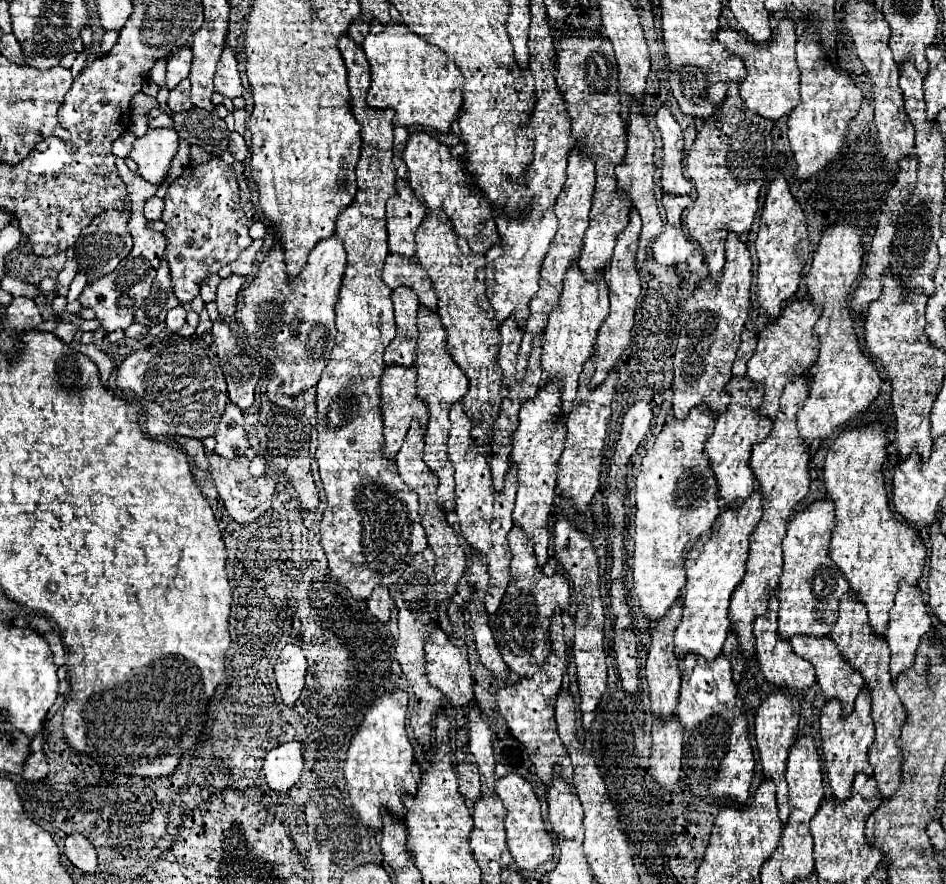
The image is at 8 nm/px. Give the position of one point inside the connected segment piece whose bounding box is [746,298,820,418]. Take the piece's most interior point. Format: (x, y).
(787, 347)

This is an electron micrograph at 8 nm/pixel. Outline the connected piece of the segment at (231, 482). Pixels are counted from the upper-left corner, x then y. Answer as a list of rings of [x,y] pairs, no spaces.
[[[208,454],[208,462],[210,462],[210,474],[216,482],[216,488],[220,492],[220,498],[224,500],[224,506],[228,510],[228,514],[240,522],[240,524],[252,524],[256,522],[258,518],[262,518],[270,508],[272,508],[272,498],[274,494],[278,492],[278,480],[276,478],[270,478],[270,476],[252,476],[248,472],[248,466],[250,466],[250,460],[246,456],[240,456],[240,458],[234,458],[234,460],[228,460],[228,458],[222,458],[218,454]]]

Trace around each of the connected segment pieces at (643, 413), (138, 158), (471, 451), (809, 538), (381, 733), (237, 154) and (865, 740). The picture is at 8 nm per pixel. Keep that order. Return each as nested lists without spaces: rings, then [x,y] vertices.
[[[636,402],[628,414],[624,416],[622,422],[622,432],[620,432],[620,440],[616,446],[616,452],[612,456],[612,462],[608,466],[626,466],[626,470],[630,470],[630,446],[640,446],[644,436],[648,434],[652,424],[652,410],[648,402]]]
[[[154,128],[146,136],[136,138],[130,158],[138,164],[138,174],[152,182],[160,184],[170,170],[170,162],[178,152],[178,134],[172,128]]]
[[[456,402],[450,408],[450,442],[448,442],[448,458],[454,464],[456,470],[456,514],[460,522],[462,536],[466,542],[474,548],[480,550],[480,556],[488,560],[488,592],[486,592],[486,610],[488,614],[494,614],[502,602],[502,596],[508,586],[508,576],[510,576],[510,550],[506,546],[506,534],[514,526],[512,522],[512,508],[514,508],[514,498],[516,498],[516,486],[518,486],[518,466],[510,466],[506,478],[504,478],[504,488],[494,490],[492,486],[492,474],[488,468],[488,454],[490,454],[490,444],[484,446],[474,446],[470,430],[474,428],[474,420],[462,410],[462,404]]]
[[[816,500],[806,510],[798,512],[790,526],[788,536],[784,538],[784,574],[778,586],[780,610],[778,610],[778,634],[784,640],[790,640],[796,634],[830,634],[838,618],[838,600],[848,592],[848,582],[842,578],[842,572],[834,566],[830,558],[830,536],[836,526],[834,518],[834,500]]]
[[[394,688],[392,692],[374,700],[362,718],[356,736],[350,742],[348,758],[344,762],[346,786],[354,810],[370,830],[382,830],[382,812],[388,810],[396,818],[406,812],[404,796],[416,792],[416,778],[412,774],[414,750],[406,736],[406,704],[408,692]]]
[[[232,132],[230,134],[230,146],[228,150],[232,152],[232,156],[238,160],[238,162],[244,162],[248,158],[248,146],[244,142],[244,138],[238,134],[238,132]]]
[[[862,688],[862,692],[858,694],[858,706],[854,708],[850,716],[842,716],[842,706],[836,700],[830,700],[822,708],[820,734],[822,734],[822,750],[826,758],[828,780],[834,790],[834,798],[840,802],[850,796],[852,780],[858,772],[872,776],[872,766],[868,762],[868,750],[874,744],[874,720],[870,716],[870,692]]]

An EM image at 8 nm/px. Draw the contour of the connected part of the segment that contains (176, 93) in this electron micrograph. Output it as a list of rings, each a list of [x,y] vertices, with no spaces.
[[[188,80],[180,82],[174,90],[170,90],[168,108],[172,112],[184,112],[184,110],[192,108],[192,102],[190,102],[190,82]]]

